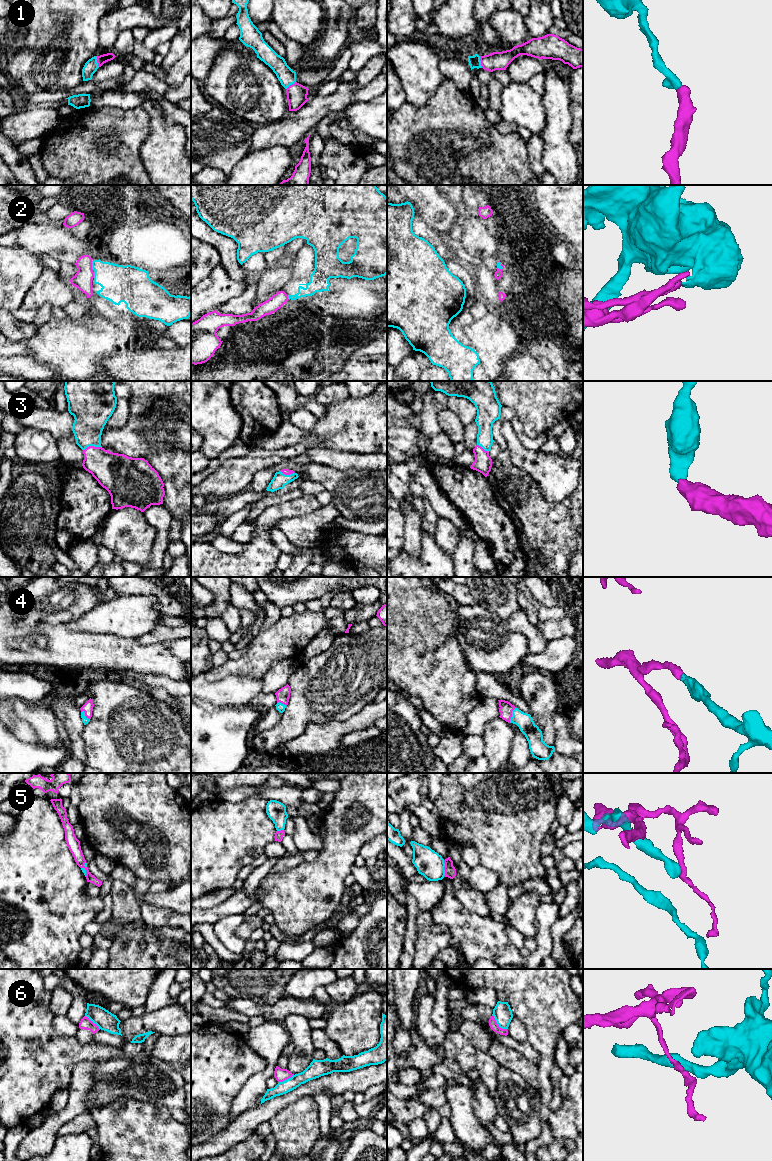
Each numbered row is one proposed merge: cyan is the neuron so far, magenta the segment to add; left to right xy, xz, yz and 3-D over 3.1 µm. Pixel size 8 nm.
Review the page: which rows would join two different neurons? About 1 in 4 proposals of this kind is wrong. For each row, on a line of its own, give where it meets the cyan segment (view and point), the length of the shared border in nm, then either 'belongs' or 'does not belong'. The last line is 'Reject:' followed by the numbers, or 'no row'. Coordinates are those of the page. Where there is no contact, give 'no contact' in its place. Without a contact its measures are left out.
1: meets cyan in yz at (480, 62); contact 100 nm long; belongs
2: meets cyan in xy at (92, 266); contact 70 nm long; does not belong
3: meets cyan in xy at (92, 445); contact 160 nm long; belongs
4: meets cyan in yz at (512, 715); contact 140 nm long; belongs
5: meets cyan in yz at (443, 868); contact 140 nm long; does not belong
6: meets cyan in yz at (497, 1023); contact 170 nm long; does not belong
Reject: 2, 5, 6

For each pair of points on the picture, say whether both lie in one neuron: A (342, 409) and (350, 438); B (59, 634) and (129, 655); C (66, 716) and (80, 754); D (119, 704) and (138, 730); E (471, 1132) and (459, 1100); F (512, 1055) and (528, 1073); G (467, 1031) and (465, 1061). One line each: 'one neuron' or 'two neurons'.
A: one neuron
B: one neuron
C: one neuron
D: one neuron
E: one neuron
F: one neuron
G: two neurons

